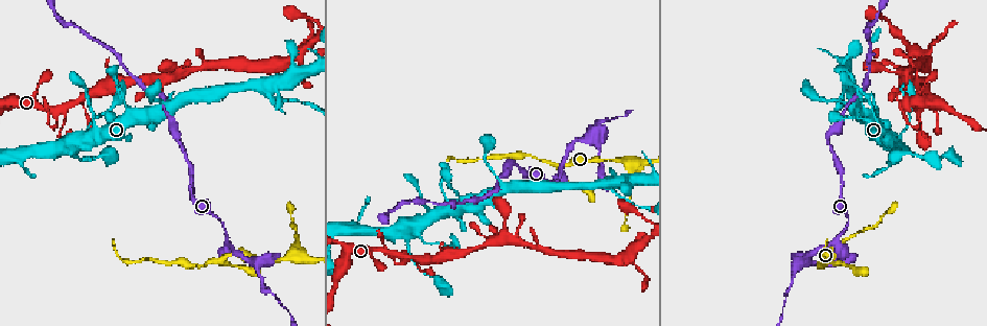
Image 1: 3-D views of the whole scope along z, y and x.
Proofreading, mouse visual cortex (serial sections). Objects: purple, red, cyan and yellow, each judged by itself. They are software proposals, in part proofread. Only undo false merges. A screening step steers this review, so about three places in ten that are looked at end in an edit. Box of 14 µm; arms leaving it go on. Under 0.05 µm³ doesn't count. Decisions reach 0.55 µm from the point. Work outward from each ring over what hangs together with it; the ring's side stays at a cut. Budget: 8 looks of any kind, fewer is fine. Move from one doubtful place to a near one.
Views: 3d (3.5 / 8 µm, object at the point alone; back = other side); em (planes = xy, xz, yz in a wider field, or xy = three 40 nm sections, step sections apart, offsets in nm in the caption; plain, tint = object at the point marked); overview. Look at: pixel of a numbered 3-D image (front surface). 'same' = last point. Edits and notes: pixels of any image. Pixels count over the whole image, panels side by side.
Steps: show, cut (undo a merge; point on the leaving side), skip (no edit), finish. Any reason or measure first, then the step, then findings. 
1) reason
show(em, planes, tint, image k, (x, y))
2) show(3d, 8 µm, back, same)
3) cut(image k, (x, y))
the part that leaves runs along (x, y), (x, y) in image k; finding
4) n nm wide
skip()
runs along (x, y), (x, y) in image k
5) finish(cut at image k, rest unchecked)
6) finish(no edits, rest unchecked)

sharp bend
show(3d, 3.5 µm, image 1, (255, 261))

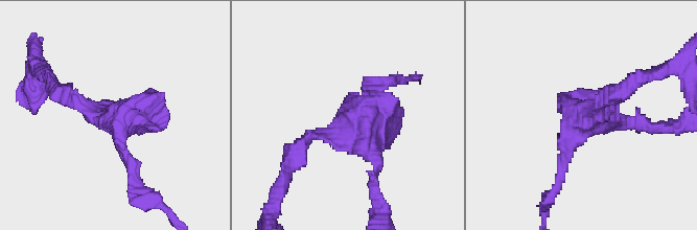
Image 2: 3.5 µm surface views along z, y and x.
show(em, planes, tint, image 2, (354, 130))

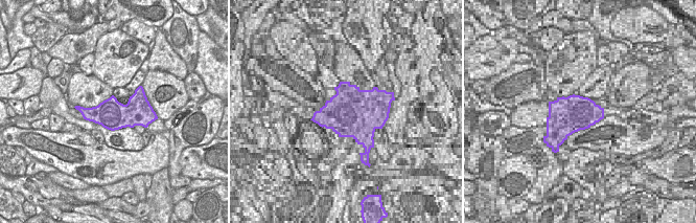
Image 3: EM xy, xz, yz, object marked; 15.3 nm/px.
460 nm wide
skip()
runs along (63, 93), (121, 122), (131, 174) in image 2; one cell here

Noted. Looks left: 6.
branch point
show(3d, 8 µm, image 1, (221, 259))

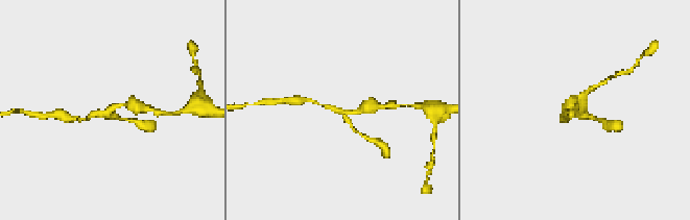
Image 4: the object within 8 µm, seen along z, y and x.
3 arms; arms of 150, 150, 350 nm; now the EM
show(em, xy, step 2, tint, image 4, (107, 112))

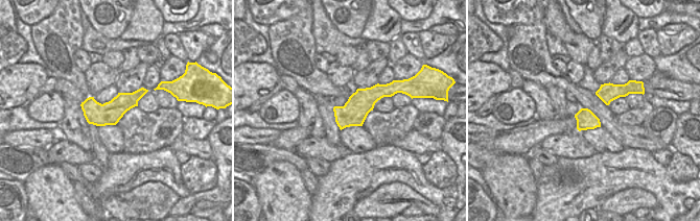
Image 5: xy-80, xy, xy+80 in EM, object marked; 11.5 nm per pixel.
skip()
runs along (143, 91), (115, 108), (84, 106) in image 5; one cell here

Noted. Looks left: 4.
branch point
show(3d, 8 µm, image 1, (920, 111))

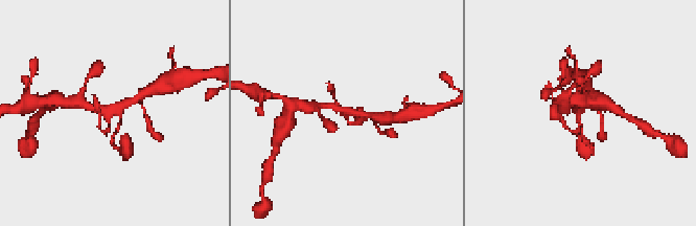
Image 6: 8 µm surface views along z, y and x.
show(em, xy, step 5, tint, image 6, (347, 112))

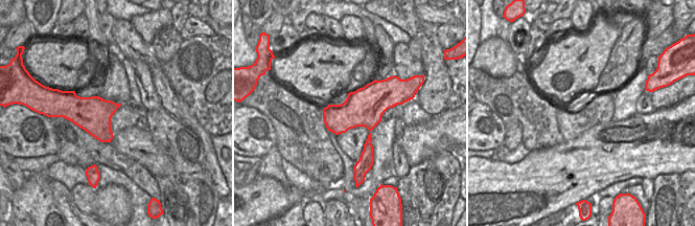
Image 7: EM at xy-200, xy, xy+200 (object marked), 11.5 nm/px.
440 nm wide
skip()
runs along (320, 105), (330, 105), (373, 116) in image 6; continuous, no second cell

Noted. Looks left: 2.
calibre changes
show(3d, 3.5 µm, image 1, (628, 255))

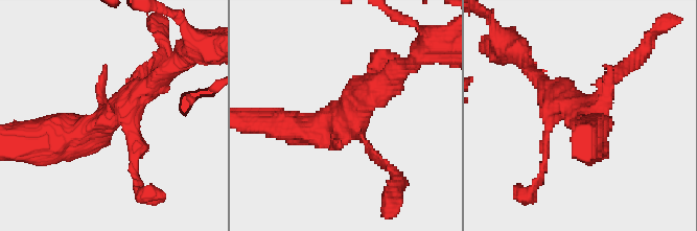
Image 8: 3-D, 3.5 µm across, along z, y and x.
now the EM
show(em, xy, step 3, tint, image 8, (579, 115))

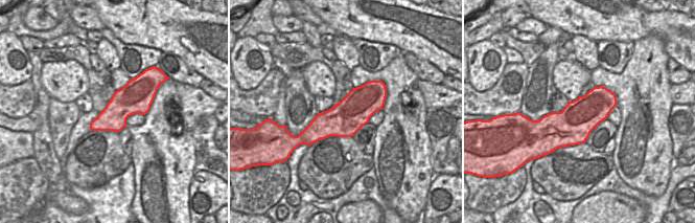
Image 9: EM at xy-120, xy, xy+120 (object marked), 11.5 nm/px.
400 nm wide
skip()
runs along (383, 87), (346, 118), (307, 136) in image 9; all the same cell

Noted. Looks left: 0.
finish(no edits, rest unchecked)

